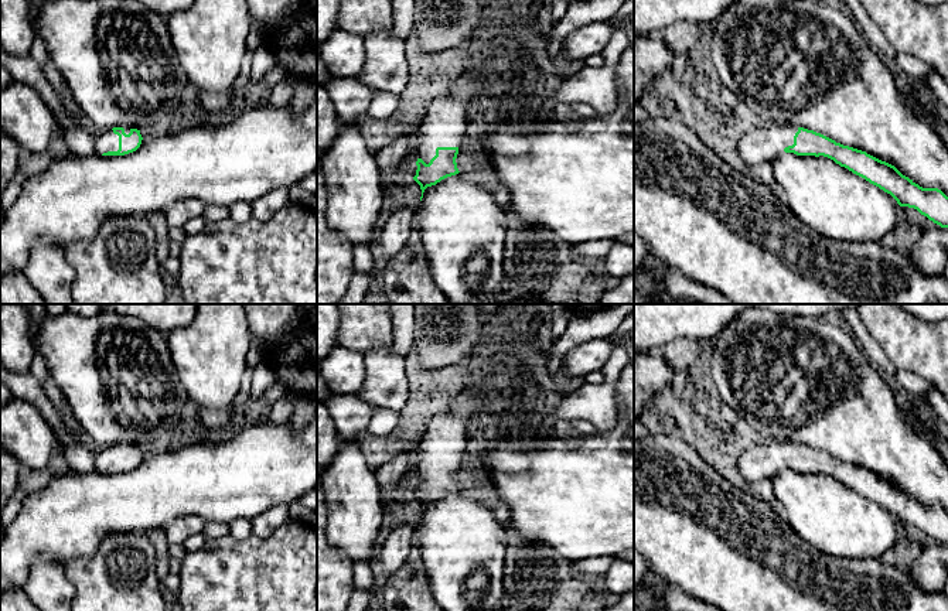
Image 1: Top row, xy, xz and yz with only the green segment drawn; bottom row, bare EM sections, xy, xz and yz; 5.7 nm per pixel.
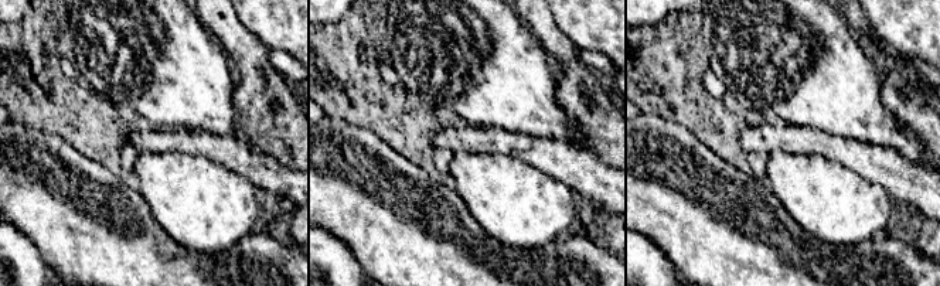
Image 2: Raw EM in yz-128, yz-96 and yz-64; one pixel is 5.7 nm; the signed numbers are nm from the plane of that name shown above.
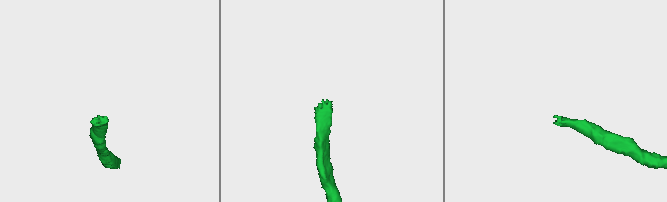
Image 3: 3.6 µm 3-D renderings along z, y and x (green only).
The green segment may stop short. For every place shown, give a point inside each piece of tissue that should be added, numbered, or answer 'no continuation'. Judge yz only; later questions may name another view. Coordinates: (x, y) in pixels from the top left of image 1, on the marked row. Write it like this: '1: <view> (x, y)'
1: yz (760, 144)

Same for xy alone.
1: xy (108, 140)

